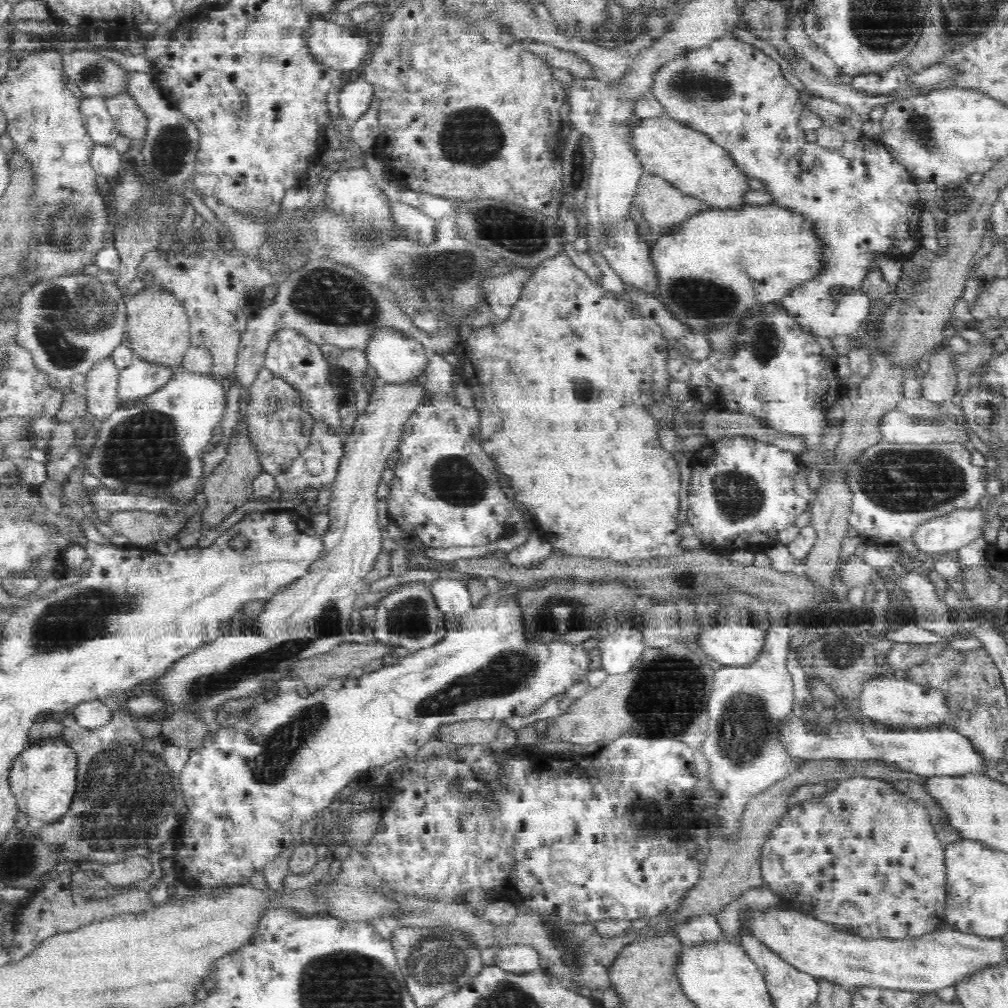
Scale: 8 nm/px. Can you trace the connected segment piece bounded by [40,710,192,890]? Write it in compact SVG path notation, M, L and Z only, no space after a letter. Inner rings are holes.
M72 710L68 711L68 715L61 720L64 726L64 732L60 737L67 741L68 744L76 751L77 760L77 788L72 802L72 808L58 819L54 824L49 823L48 826L43 826L40 832L44 832L44 840L52 842L52 844L64 844L64 856L70 860L92 860L104 866L119 863L127 858L141 856L150 861L152 870L146 878L148 882L148 890L154 882L158 882L160 878L160 848L164 842L170 840L170 834L176 834L178 825L178 813L184 814L187 812L181 786L178 782L178 774L180 768L184 766L192 748L186 744L176 745L176 774L174 774L174 766L168 766L172 762L162 760L164 752L170 752L174 756L174 750L170 750L170 746L160 738L158 746L156 742L150 744L150 740L142 735L142 732L137 728L137 722L134 716L124 710L114 712L111 720L97 728L88 729L83 725L78 725L75 720Z

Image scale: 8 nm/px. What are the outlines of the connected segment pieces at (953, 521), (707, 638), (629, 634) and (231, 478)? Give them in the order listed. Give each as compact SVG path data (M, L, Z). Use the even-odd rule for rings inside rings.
M984 506L974 511L959 509L918 524L910 534L910 540L932 558L939 552L958 550L978 538L984 522Z
M718 622L718 626L704 631L700 640L704 654L712 656L723 666L738 667L751 664L764 651L768 632L752 624Z
M624 626L620 631L610 632L598 647L602 652L602 669L609 674L622 674L635 668L646 650L640 631Z
M247 385L243 387L246 390L242 390L239 400L239 420L236 427L233 428L231 439L225 443L226 454L224 454L224 459L204 480L203 493L206 496L208 506L203 510L201 518L206 525L218 525L237 507L244 505L250 498L253 498L250 480L263 471L259 447L258 444L255 444L255 437L251 436L250 415L247 412L251 403L251 389Z

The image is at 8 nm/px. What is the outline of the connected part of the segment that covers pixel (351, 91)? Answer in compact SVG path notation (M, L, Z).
M361 74L356 80L347 82L339 91L342 120L352 126L368 110L374 97L375 85L367 76Z

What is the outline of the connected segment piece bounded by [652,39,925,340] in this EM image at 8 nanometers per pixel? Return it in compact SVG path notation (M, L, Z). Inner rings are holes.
M741 39L715 40L709 45L704 46L704 48L699 48L698 50L694 49L692 52L689 52L689 54L680 55L678 58L665 64L658 71L658 74L655 74L653 83L652 96L661 101L666 107L669 116L688 127L702 131L720 146L726 148L734 157L734 160L737 160L738 163L743 166L744 171L746 171L750 177L760 179L765 184L766 190L774 194L774 197L776 197L775 203L784 205L784 207L790 209L796 209L796 211L804 213L806 217L812 218L812 220L815 220L815 224L818 224L818 231L820 234L823 234L824 238L828 238L828 245L831 247L828 248L827 253L827 260L830 260L830 263L827 264L827 270L824 271L818 279L811 280L810 283L795 288L790 295L783 298L782 303L784 307L788 309L788 313L794 317L804 331L816 334L816 336L824 336L824 338L829 338L831 340L836 335L845 334L852 336L852 334L858 333L858 331L863 328L870 314L870 301L872 298L869 297L867 292L863 289L863 280L866 276L866 272L868 272L868 268L870 268L870 264L873 264L872 256L876 253L881 253L886 257L900 261L902 257L910 254L910 252L914 250L921 239L920 217L925 211L925 205L924 202L920 200L920 193L918 192L915 182L917 181L916 178L908 172L908 169L906 169L903 164L900 164L900 161L894 157L893 153L890 154L890 149L886 144L881 140L878 142L876 139L870 139L870 137L866 137L863 133L861 133L856 140L845 141L839 149L834 150L806 141L804 131L796 127L800 111L805 107L802 99L800 99L800 95L798 95L798 91L786 81L784 74L780 71L780 65L778 65L776 61L757 47ZM804 170L810 170L810 176L800 176Z

